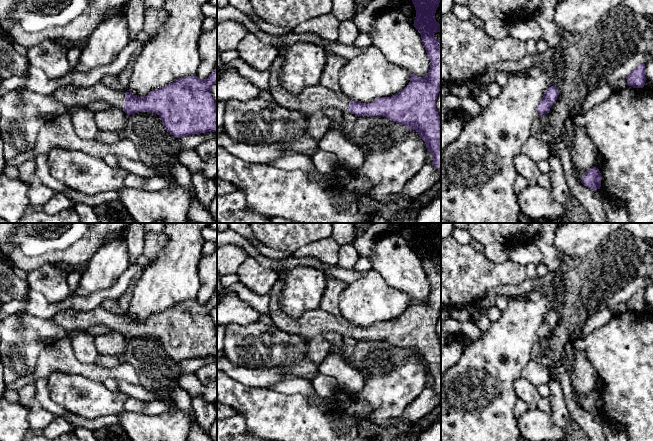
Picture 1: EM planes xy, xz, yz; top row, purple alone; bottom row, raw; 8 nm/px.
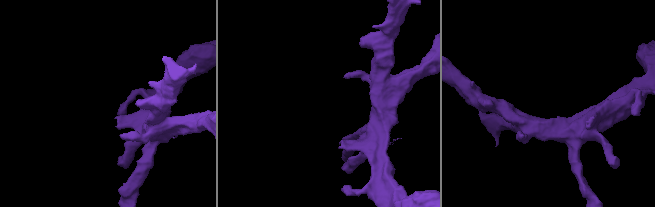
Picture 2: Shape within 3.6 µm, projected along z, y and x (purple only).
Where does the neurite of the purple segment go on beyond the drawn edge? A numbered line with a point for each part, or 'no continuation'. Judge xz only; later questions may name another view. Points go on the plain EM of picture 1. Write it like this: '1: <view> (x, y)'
1: xz (317, 322)

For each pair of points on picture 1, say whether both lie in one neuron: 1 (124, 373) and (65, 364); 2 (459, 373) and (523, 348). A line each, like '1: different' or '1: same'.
1: same
2: same

